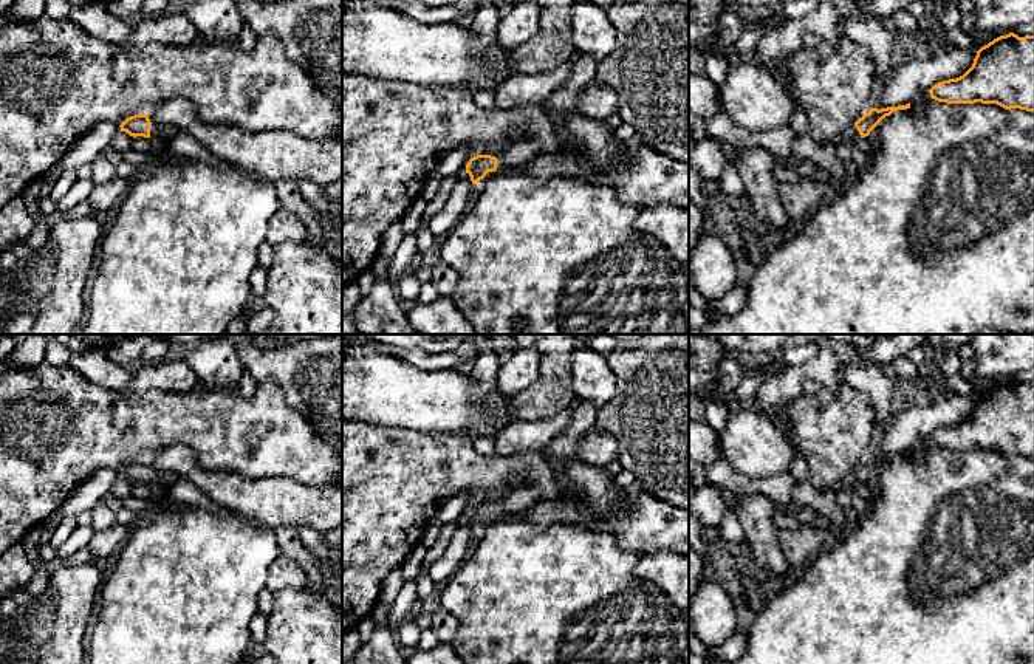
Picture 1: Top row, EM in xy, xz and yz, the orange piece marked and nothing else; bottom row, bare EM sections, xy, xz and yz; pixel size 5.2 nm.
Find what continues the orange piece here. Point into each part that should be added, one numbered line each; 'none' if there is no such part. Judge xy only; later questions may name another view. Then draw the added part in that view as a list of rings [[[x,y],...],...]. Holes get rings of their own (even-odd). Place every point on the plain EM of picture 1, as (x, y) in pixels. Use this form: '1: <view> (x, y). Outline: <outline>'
1: xy (158, 479). Outline: [[[152,471],[150,474],[150,484],[155,489],[169,488],[175,484],[178,480],[181,480],[181,477],[173,472]]]

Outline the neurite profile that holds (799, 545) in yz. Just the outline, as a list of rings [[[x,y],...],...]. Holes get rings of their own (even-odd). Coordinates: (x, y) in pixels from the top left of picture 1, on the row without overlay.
[[[788,526],[777,532],[779,546],[791,568],[810,565],[833,542],[830,529]]]

